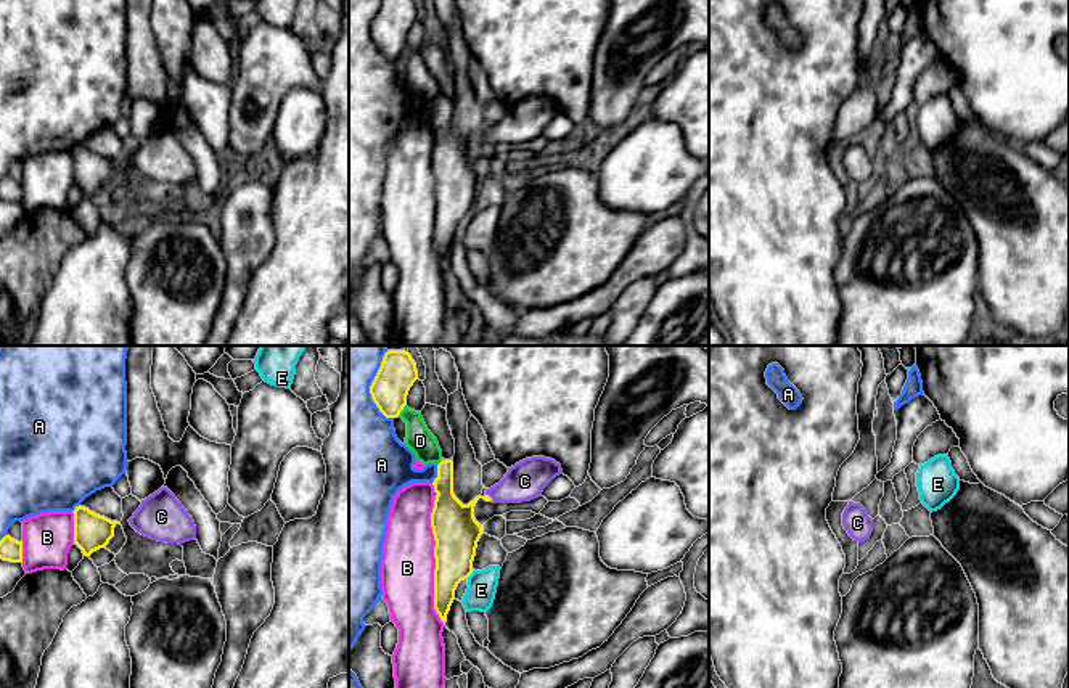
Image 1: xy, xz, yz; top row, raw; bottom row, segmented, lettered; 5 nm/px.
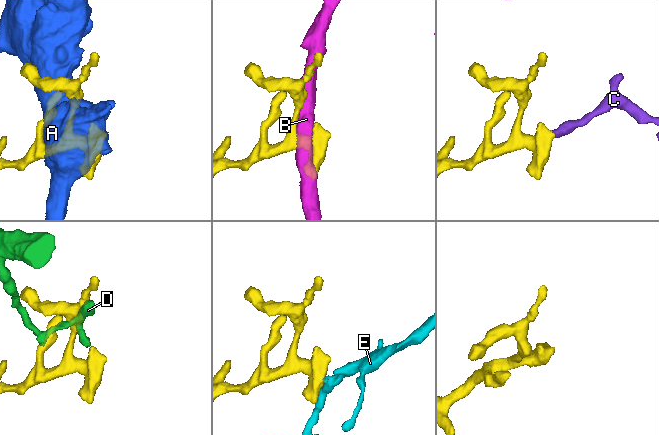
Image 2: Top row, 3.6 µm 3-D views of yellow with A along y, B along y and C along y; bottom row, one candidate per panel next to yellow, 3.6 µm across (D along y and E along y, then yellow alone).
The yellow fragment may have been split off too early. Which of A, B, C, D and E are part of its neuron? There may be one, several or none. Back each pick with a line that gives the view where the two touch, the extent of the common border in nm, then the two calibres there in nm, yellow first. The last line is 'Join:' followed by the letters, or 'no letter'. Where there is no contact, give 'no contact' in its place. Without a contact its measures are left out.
C: xz | 50 nm | 220/200 nm
Join: C

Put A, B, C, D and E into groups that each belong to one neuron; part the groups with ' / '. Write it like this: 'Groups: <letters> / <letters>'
Groups: A / B / C / D / E

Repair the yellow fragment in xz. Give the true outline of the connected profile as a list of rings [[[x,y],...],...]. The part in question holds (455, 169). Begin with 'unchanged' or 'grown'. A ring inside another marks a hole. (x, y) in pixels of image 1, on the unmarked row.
grown; [[[532,96],[508,108],[505,117],[485,130],[484,137],[476,137],[463,145],[453,133],[453,101],[445,100],[437,104],[434,119],[434,148],[431,167],[436,180],[434,198],[434,249],[440,260],[447,262],[447,254],[455,240],[458,223],[473,214],[473,201],[482,166],[474,158],[474,146],[479,138],[494,143],[522,143],[542,137],[543,129],[563,114],[561,104],[551,98]]]

